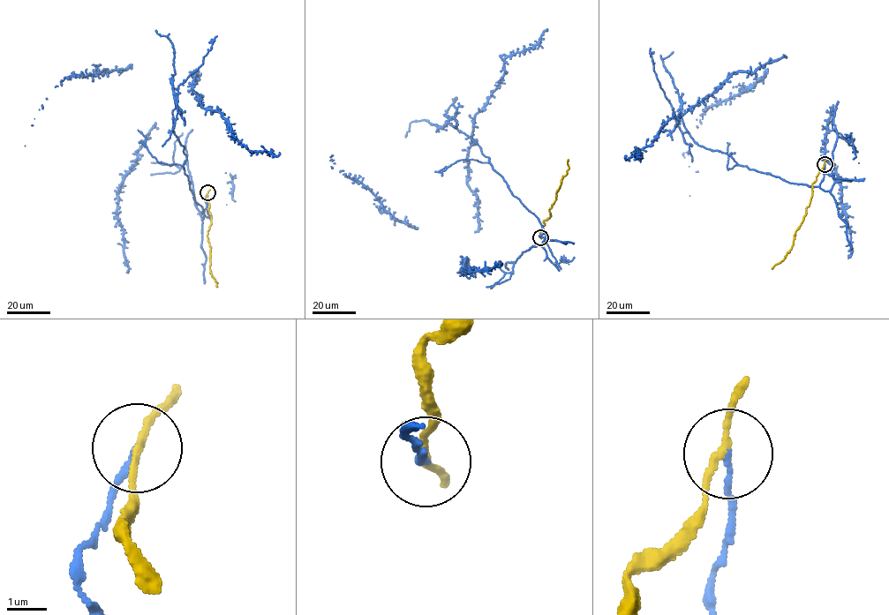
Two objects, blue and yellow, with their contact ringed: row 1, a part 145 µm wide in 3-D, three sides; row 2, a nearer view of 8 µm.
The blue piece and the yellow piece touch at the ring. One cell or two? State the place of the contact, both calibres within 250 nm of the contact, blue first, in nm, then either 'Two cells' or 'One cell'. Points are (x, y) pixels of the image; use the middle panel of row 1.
Place: (540, 237). Thickness 160 nm (blue) against 160 nm. Two cells

